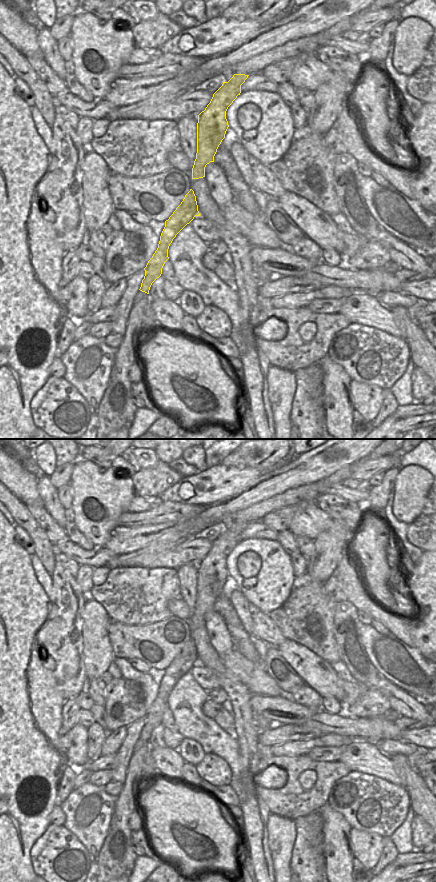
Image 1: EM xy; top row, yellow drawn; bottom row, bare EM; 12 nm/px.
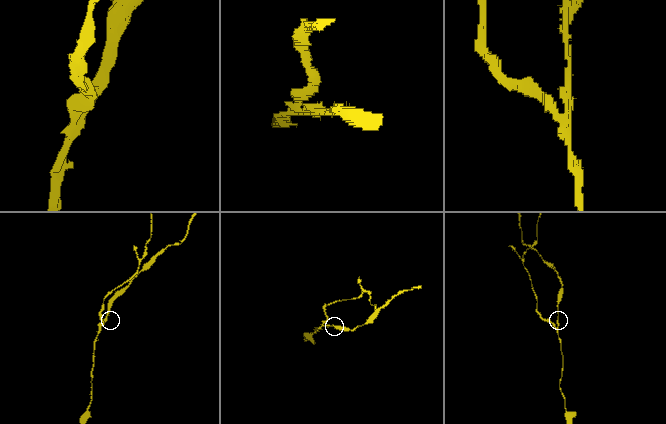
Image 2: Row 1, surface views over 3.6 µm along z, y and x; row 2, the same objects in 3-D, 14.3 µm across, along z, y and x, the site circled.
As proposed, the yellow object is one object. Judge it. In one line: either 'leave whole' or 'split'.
split

